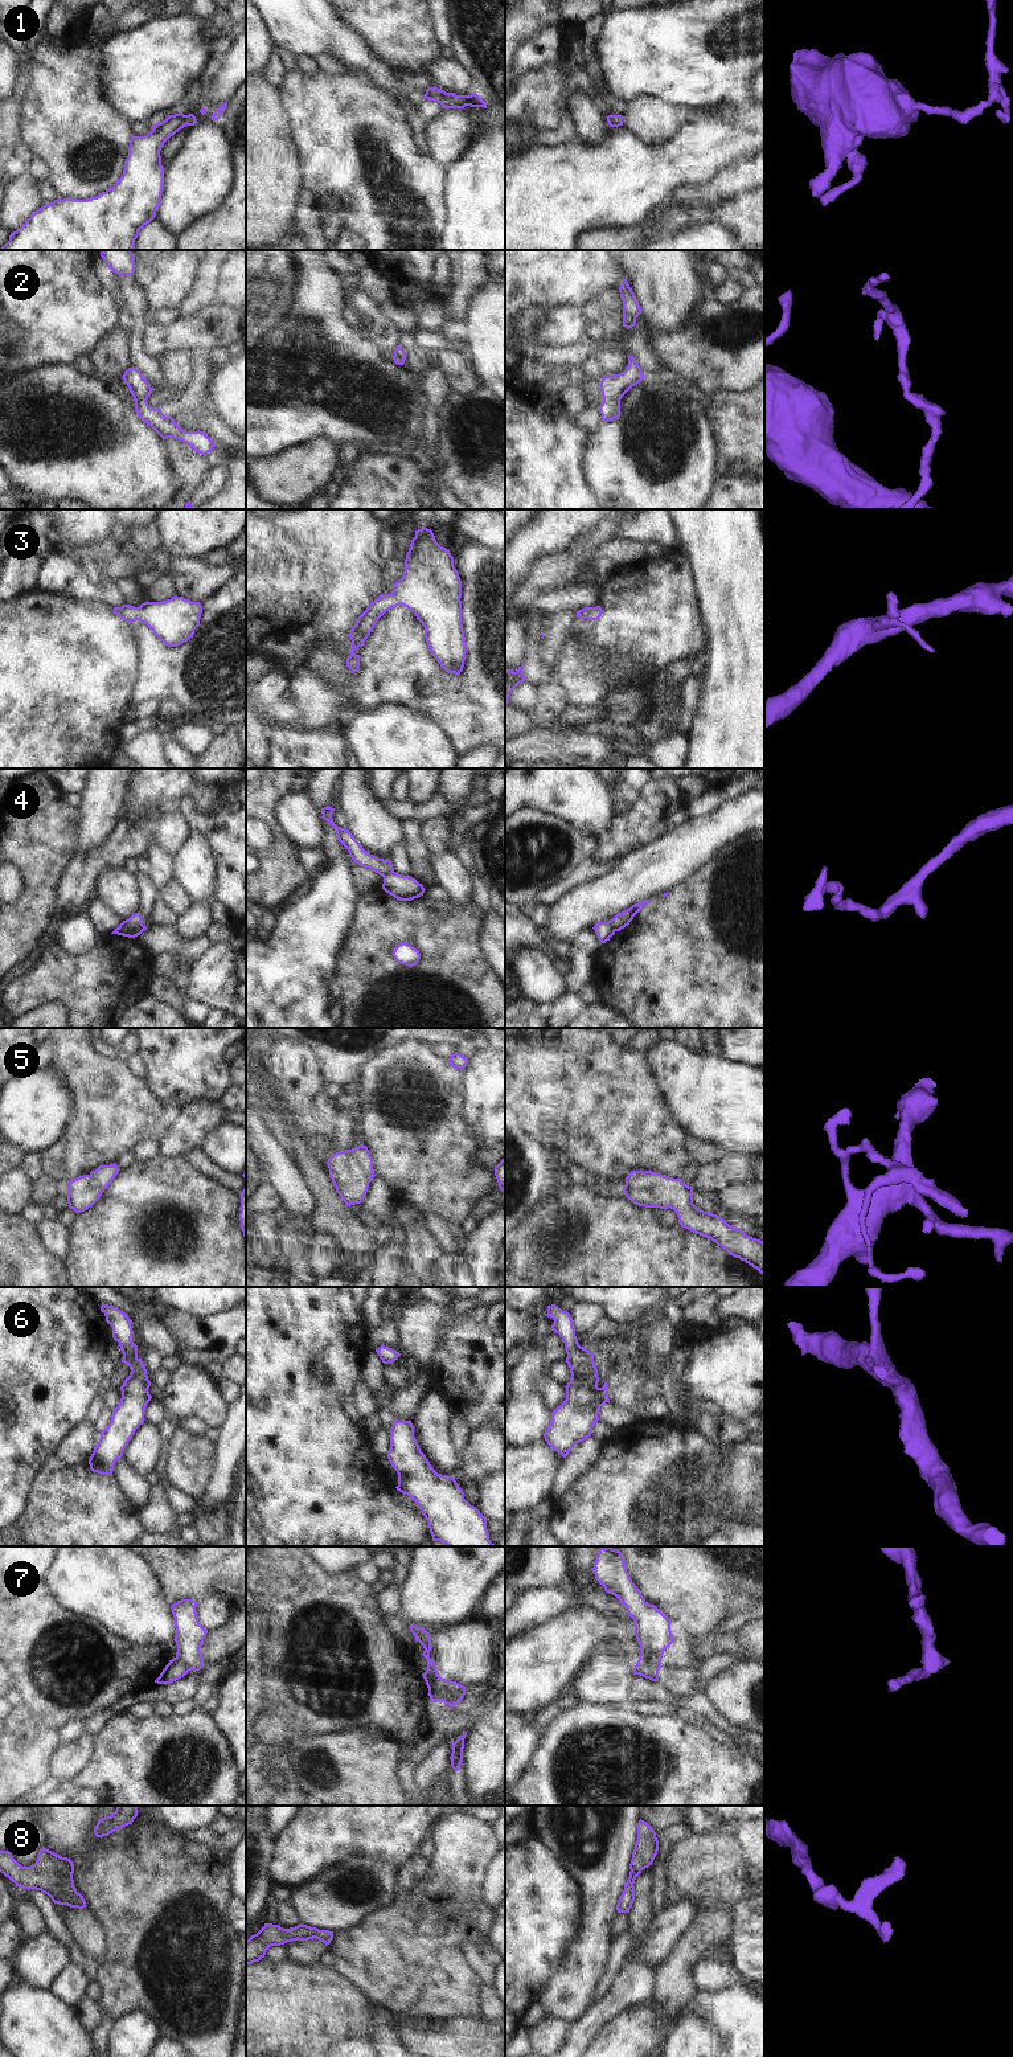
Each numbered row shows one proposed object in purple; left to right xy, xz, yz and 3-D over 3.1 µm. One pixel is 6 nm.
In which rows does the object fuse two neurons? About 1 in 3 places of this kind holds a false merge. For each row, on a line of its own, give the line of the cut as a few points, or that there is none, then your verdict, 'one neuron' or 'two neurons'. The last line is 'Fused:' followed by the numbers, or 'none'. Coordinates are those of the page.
1: cut none; one neuron
2: cut none; one neuron
3: cut none; one neuron
4: cut xy (123, 921), (135, 935); two neurons
5: cut none; one neuron
6: cut none; one neuron
7: cut xz (442, 1679), (442, 1687), (438, 1692), (441, 1700); two neurons
8: cut none; one neuron
Fused: 4, 7

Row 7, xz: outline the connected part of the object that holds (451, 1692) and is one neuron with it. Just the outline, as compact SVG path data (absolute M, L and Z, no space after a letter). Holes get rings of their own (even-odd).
M442 1679L442 1688L438 1692L439 1699L446 1705L454 1706L463 1700L466 1695L466 1687L456 1681Z

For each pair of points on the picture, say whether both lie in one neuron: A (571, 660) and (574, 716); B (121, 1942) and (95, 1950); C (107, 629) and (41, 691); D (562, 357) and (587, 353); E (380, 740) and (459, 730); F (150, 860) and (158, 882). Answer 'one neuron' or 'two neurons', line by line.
A: two neurons
B: two neurons
C: one neuron
D: one neuron
E: two neurons
F: one neuron

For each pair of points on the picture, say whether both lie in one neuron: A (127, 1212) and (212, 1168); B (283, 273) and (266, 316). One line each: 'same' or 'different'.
A: different
B: same

